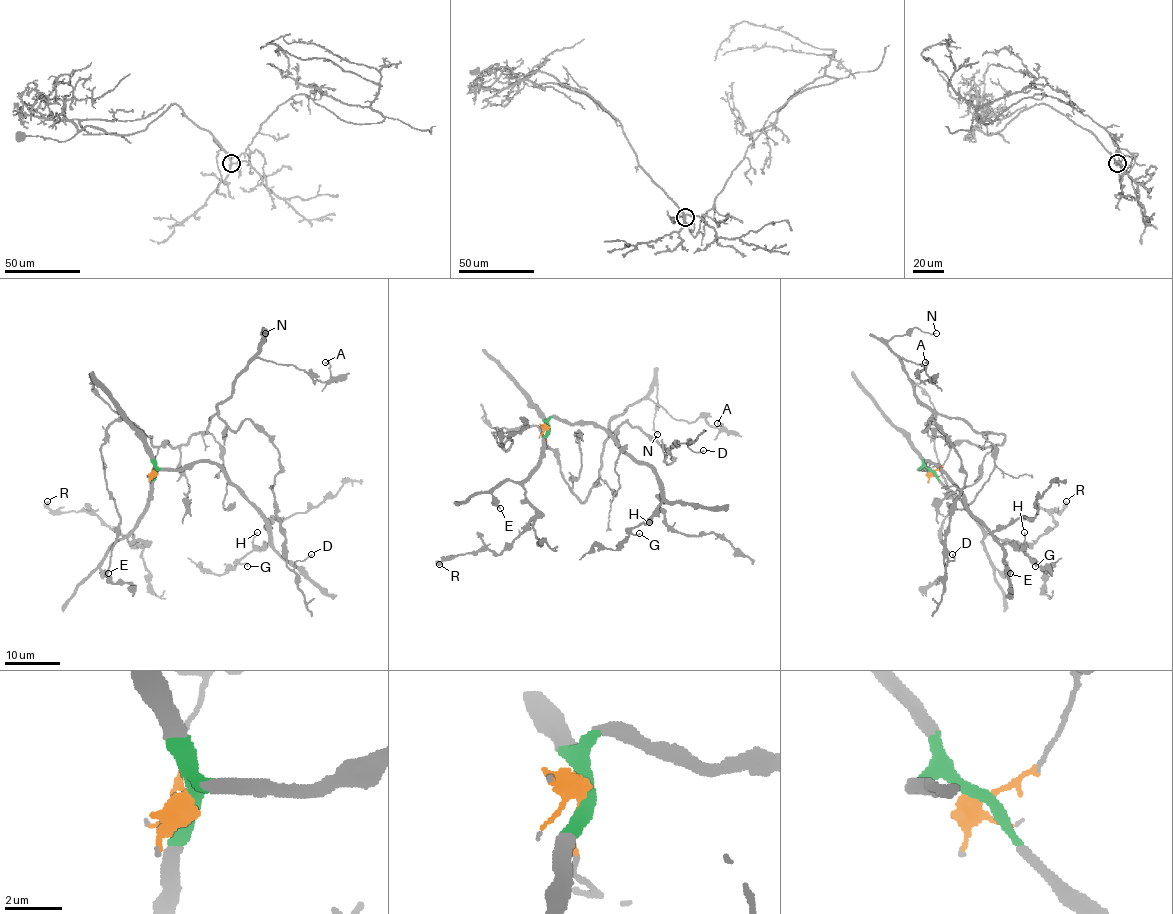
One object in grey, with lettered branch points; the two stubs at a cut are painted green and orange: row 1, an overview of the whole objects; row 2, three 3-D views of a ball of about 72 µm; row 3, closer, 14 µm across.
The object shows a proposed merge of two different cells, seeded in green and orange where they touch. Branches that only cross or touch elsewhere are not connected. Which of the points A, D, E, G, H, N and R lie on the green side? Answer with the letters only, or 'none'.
E, G, H, R

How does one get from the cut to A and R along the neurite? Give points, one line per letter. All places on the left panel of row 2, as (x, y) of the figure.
A: (155, 470), (167, 441), (176, 448), (206, 432), (256, 358), (321, 382), (330, 378), (324, 363)
R: (155, 470), (151, 499), (132, 533), (142, 544), (132, 544), (93, 513), (56, 512), (47, 501)

